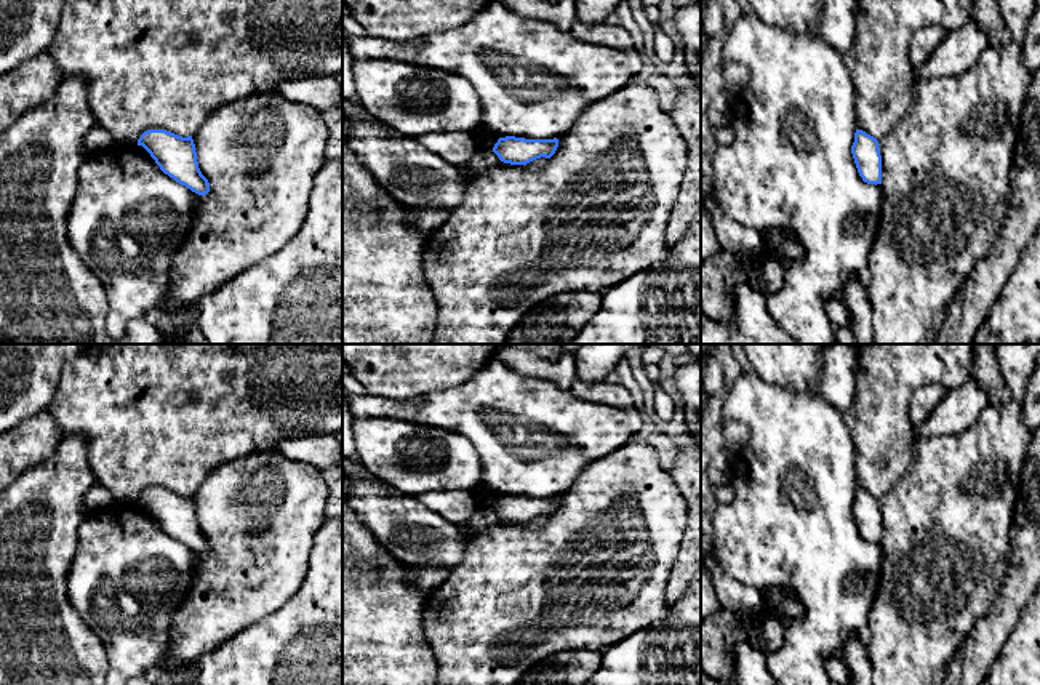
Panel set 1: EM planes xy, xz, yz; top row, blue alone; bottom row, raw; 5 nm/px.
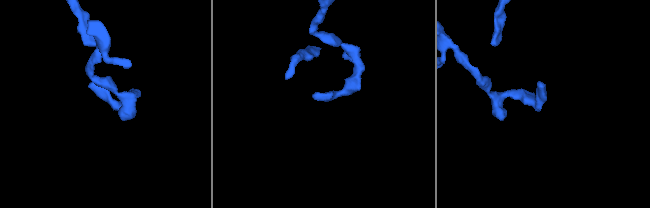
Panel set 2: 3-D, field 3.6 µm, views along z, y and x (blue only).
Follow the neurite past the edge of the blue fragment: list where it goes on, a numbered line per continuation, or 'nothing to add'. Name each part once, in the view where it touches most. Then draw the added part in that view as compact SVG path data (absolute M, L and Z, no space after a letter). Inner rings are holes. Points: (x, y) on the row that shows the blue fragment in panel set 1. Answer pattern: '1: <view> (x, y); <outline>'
nothing to add

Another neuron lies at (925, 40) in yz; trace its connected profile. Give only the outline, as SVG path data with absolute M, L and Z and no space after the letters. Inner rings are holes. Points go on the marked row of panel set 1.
M928 26L914 32L910 40L910 62L917 70L931 53L938 48L938 45L944 40L946 30L941 26Z

